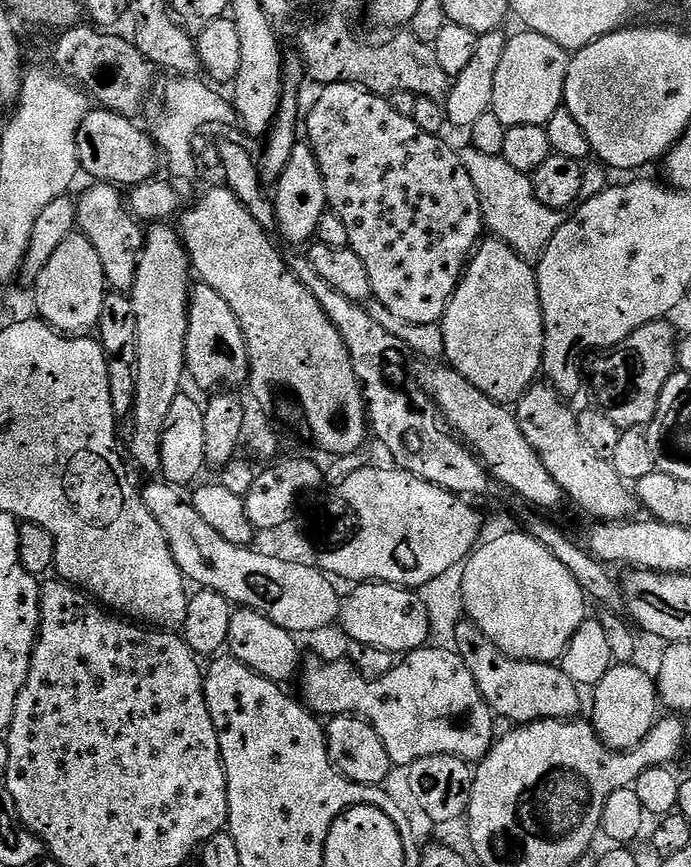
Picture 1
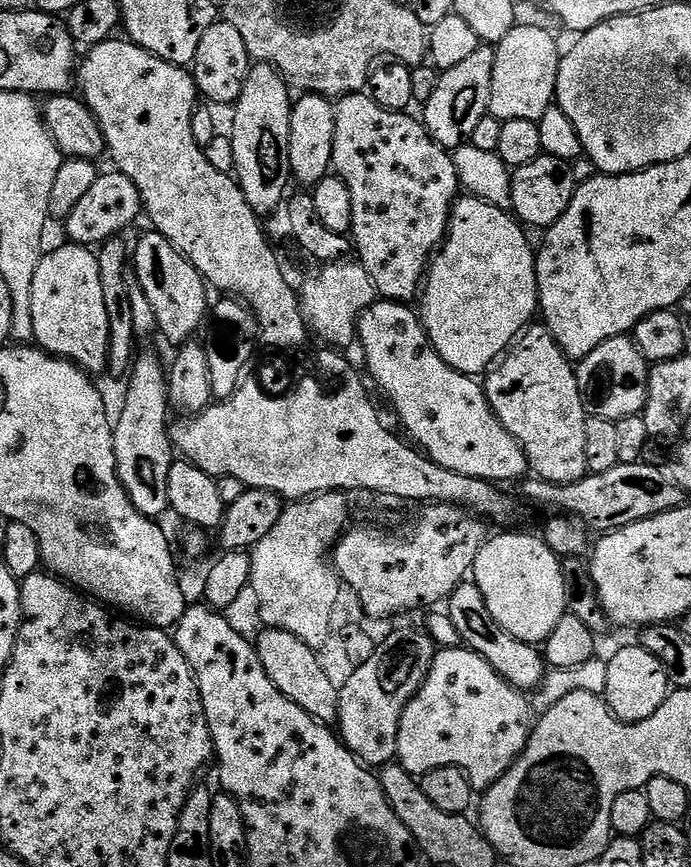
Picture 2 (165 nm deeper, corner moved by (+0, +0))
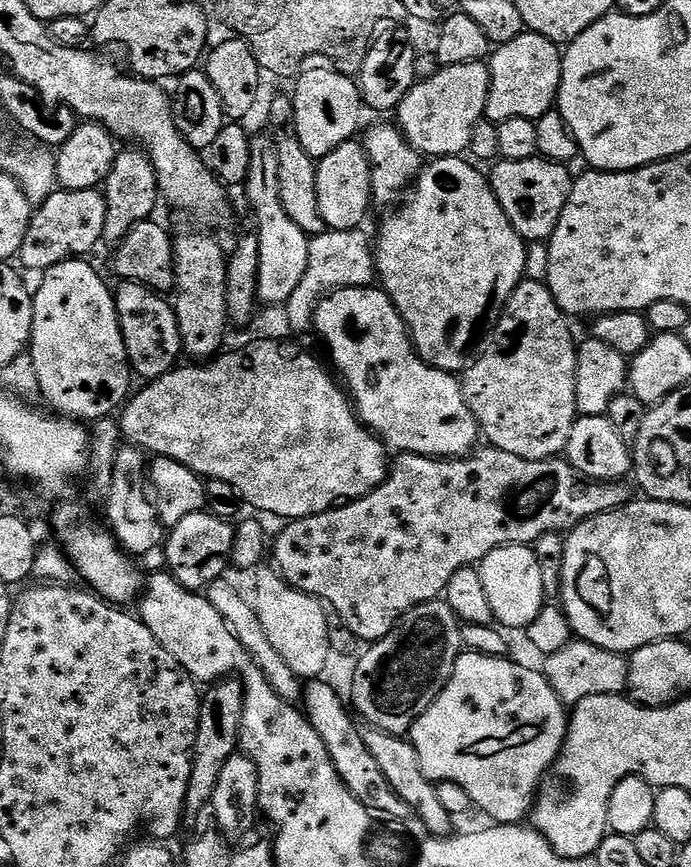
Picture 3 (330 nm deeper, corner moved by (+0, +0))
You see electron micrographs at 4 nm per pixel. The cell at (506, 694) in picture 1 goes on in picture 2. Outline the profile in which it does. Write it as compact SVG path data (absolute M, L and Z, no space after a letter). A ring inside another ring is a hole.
M475 582L459 584L448 595L446 613L461 634L463 643L482 658L486 658L486 662L490 662L490 666L494 666L494 670L498 670L498 674L506 678L506 682L510 682L525 694L540 687L546 675L546 661L541 649L506 634L506 630L502 630L502 626L494 622L486 606L486 598L482 598L482 590L478 590Z

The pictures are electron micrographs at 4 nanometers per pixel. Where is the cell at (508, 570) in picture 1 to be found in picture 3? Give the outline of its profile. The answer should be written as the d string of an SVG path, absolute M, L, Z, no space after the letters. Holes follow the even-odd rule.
M507 544L498 550L490 550L479 565L482 587L490 602L493 621L500 628L526 630L546 607L542 586L542 566L538 566L535 547L527 544Z

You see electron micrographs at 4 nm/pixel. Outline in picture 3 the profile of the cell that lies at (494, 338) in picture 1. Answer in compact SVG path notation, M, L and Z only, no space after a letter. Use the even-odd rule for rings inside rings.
M463 155L441 156L425 163L406 199L385 220L380 237L374 240L379 287L404 319L416 352L430 367L453 374L463 373L468 367L482 337L525 279L528 249L510 218L506 218L506 210L502 210L489 177L485 173L483 176L475 163L464 159Z

